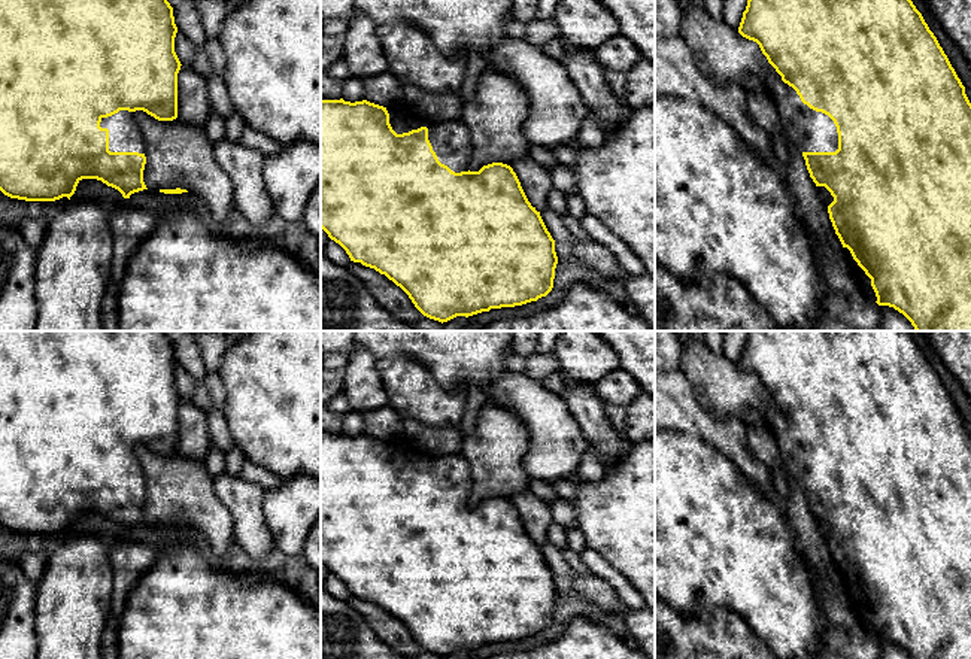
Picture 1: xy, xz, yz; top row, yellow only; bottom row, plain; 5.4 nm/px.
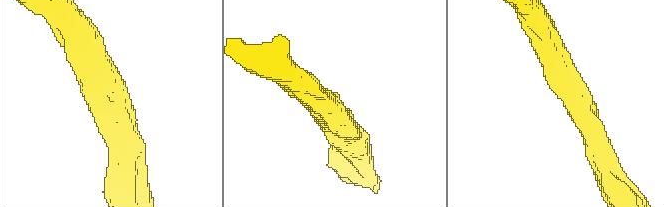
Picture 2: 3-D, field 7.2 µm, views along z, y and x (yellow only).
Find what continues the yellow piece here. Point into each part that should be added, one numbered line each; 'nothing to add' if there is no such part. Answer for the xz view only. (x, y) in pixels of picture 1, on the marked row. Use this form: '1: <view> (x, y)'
1: xz (451, 140)

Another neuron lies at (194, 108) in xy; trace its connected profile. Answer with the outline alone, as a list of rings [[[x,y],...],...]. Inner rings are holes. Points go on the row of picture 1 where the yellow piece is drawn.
[[[180,66],[177,73],[177,118],[189,125],[204,128],[212,112],[206,79],[192,67]]]

